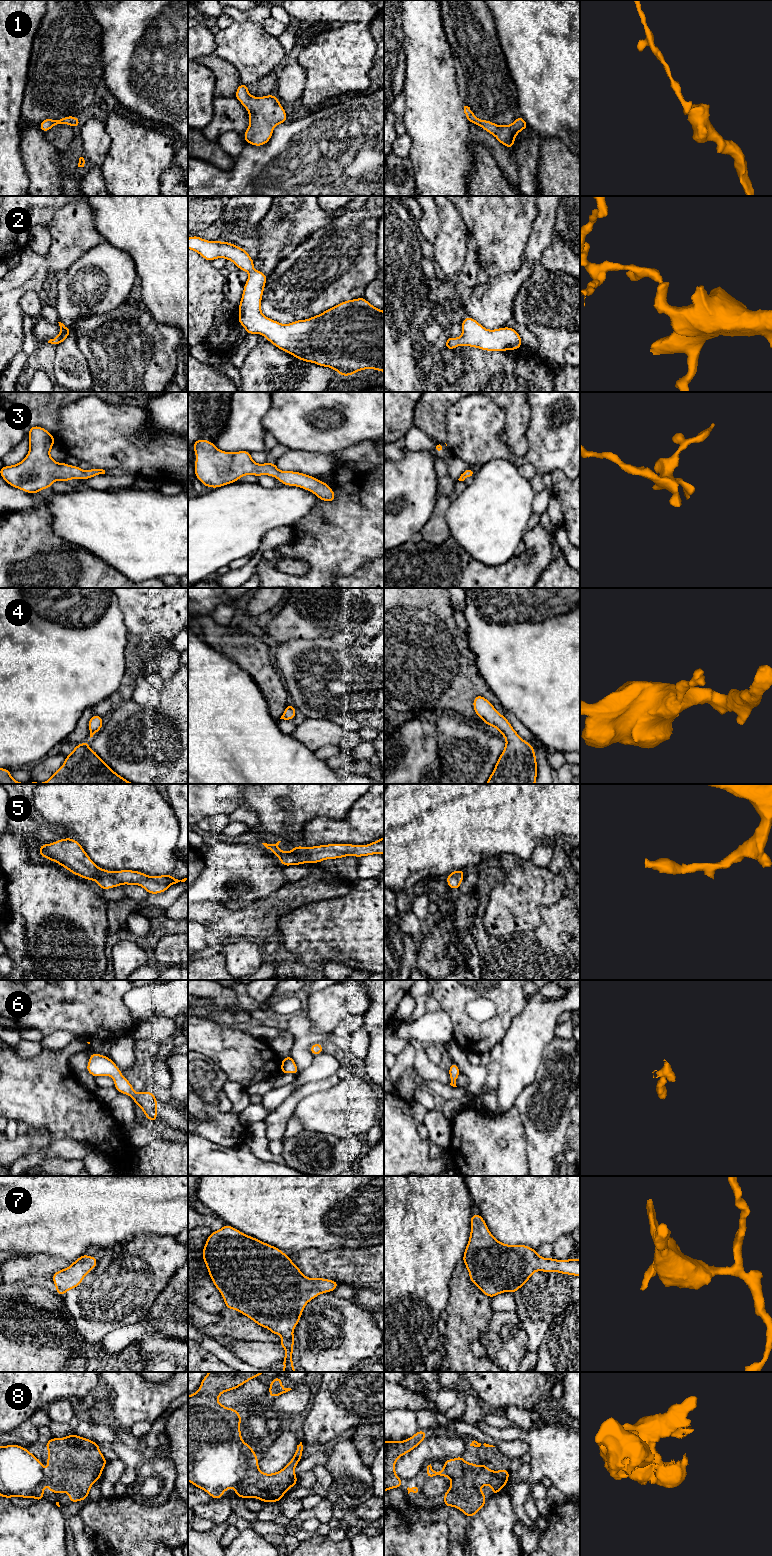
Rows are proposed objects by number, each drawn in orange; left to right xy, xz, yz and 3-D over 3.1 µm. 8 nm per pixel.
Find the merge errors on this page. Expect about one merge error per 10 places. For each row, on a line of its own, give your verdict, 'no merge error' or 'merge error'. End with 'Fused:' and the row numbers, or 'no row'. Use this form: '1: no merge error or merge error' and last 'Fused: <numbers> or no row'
1: no merge error
2: no merge error
3: no merge error
4: no merge error
5: no merge error
6: no merge error
7: no merge error
8: no merge error
Fused: no row

